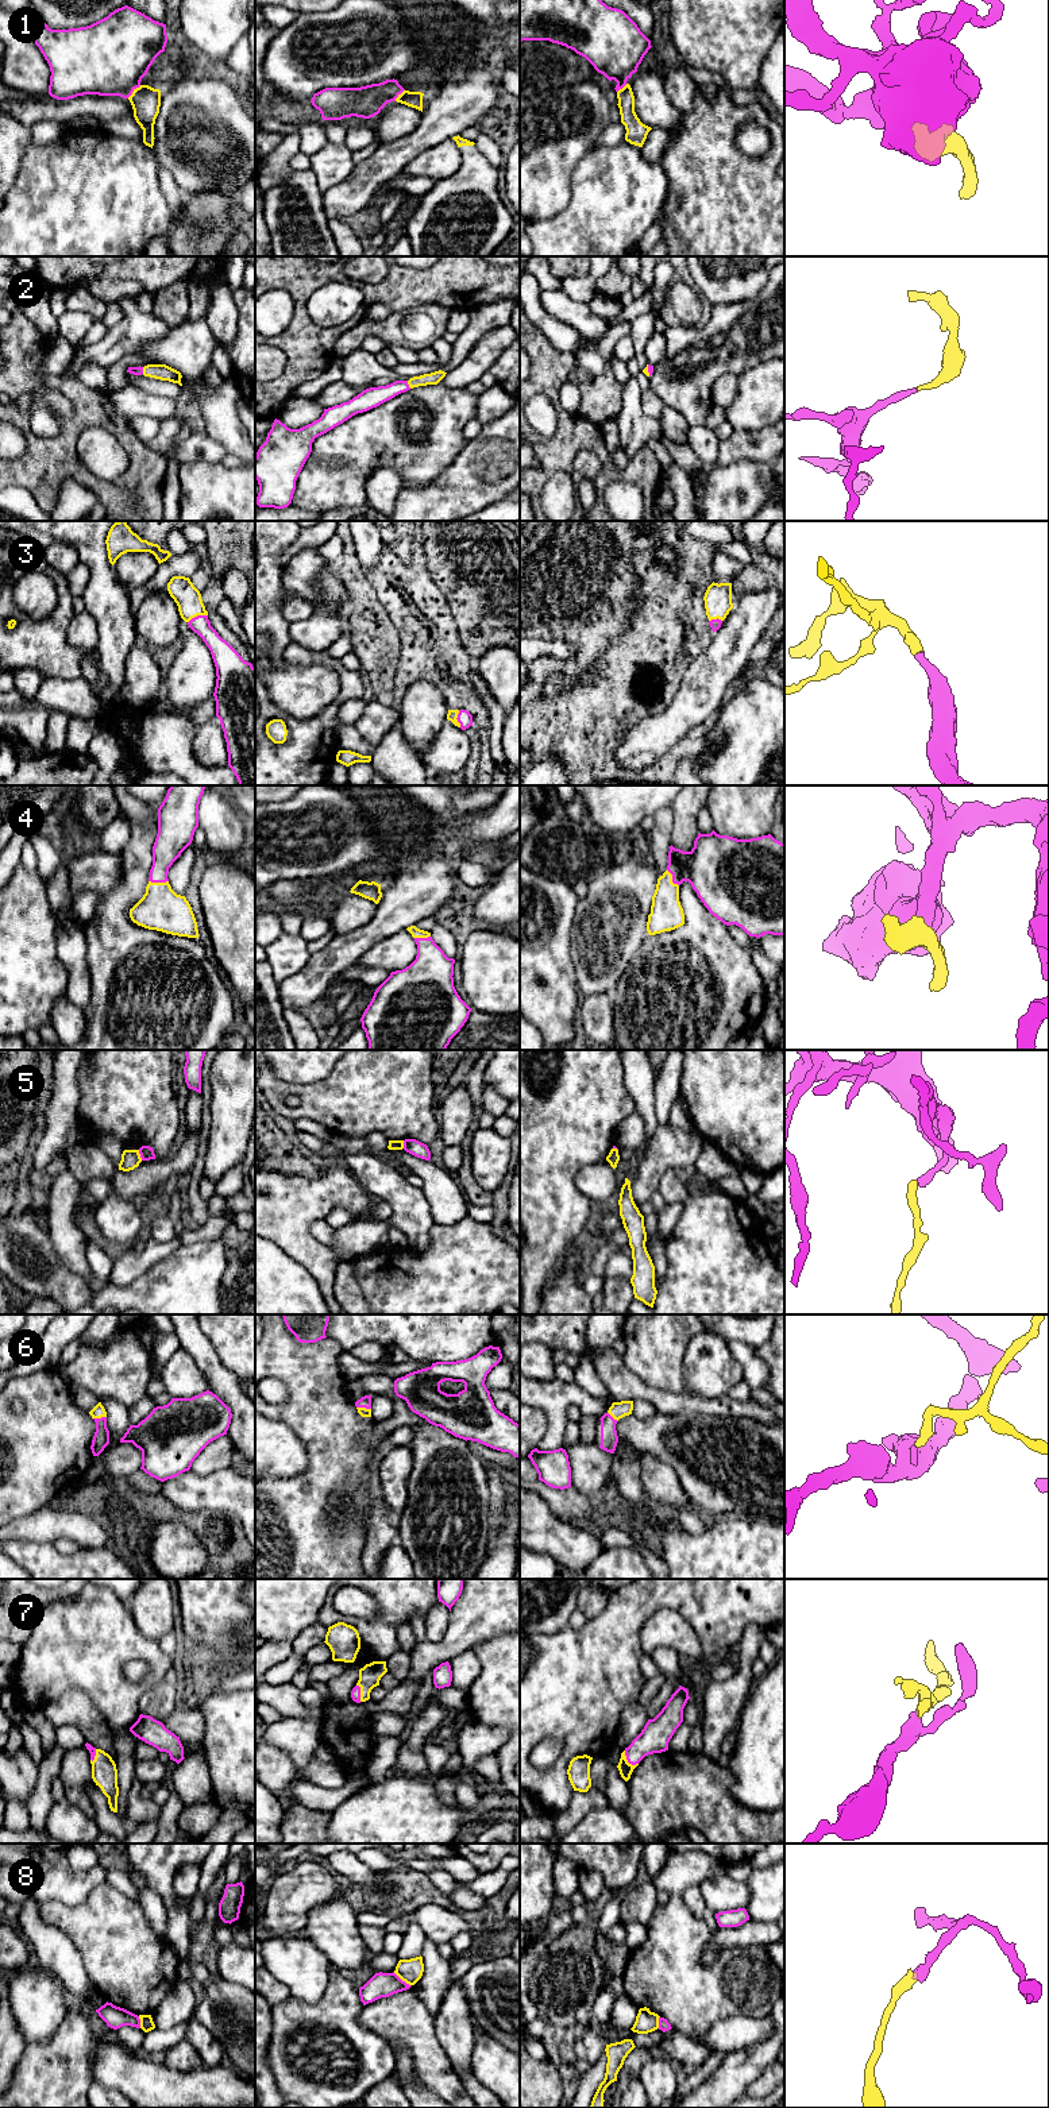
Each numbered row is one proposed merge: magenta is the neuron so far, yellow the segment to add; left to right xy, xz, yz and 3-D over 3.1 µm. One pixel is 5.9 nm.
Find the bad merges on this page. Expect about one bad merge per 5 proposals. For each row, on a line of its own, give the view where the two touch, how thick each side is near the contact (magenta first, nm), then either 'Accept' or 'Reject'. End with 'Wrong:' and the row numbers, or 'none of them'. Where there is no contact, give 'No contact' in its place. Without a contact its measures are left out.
1: Touches magenta in xy. Thickness 460 nm (magenta) against 170 nm. Accept
2: Touches magenta in xz. Thickness 120 nm (magenta) against 80 nm. Accept
3: Touches magenta in xy. Thickness 120 nm (magenta) against 160 nm. Accept
4: Touches magenta in xy. Thickness 180 nm (magenta) against 260 nm. Accept
5: Touches magenta in xy. Thickness 80 nm (magenta) against 110 nm. Reject
6: Touches magenta in xz. Thickness 70 nm (magenta) against 60 nm. Accept
7: Touches magenta in yz. Thickness 180 nm (magenta) against 80 nm. Accept
8: Touches magenta in xz. Thickness 140 nm (magenta) against 140 nm. Reject
Wrong: 5, 8

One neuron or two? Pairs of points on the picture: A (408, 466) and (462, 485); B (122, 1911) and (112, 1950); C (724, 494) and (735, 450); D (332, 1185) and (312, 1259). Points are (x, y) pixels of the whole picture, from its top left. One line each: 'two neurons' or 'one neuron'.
A: two neurons
B: one neuron
C: two neurons
D: one neuron

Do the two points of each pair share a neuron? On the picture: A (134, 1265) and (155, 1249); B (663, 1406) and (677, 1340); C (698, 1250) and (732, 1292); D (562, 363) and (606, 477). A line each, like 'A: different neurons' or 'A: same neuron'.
A: same neuron
B: different neurons
C: same neuron
D: same neuron

